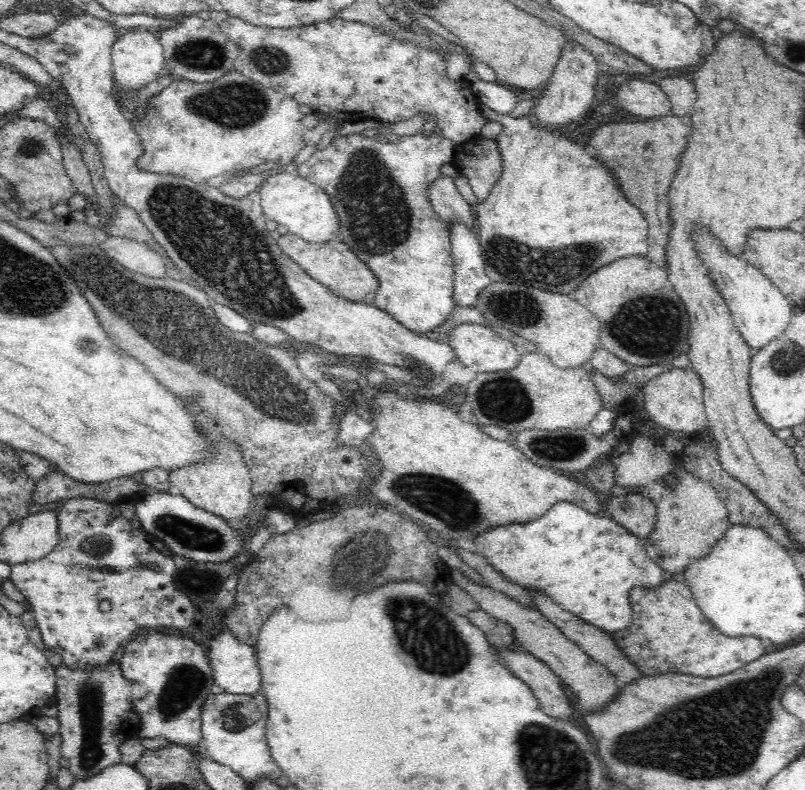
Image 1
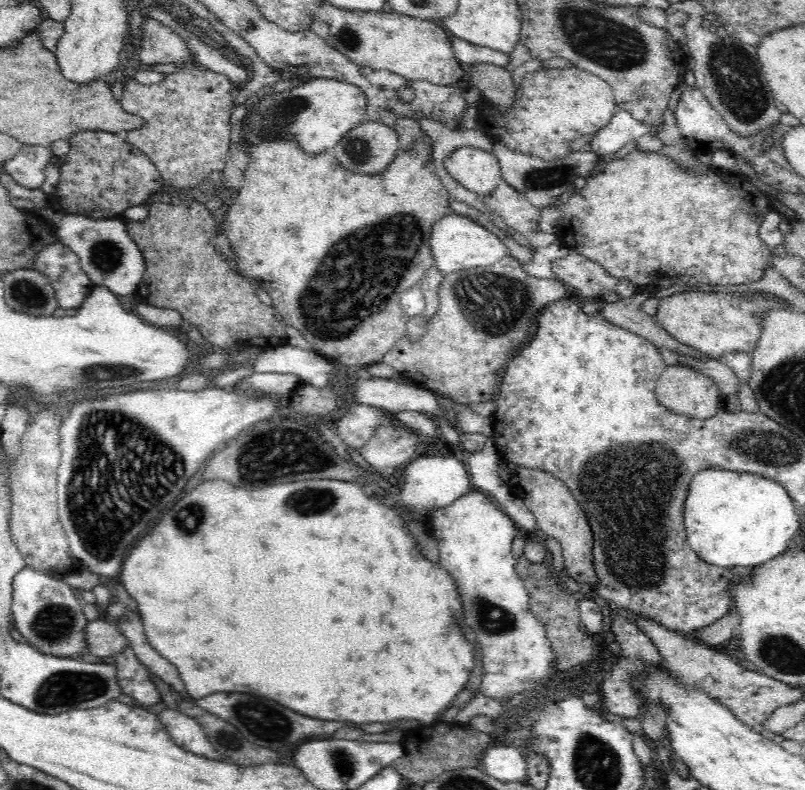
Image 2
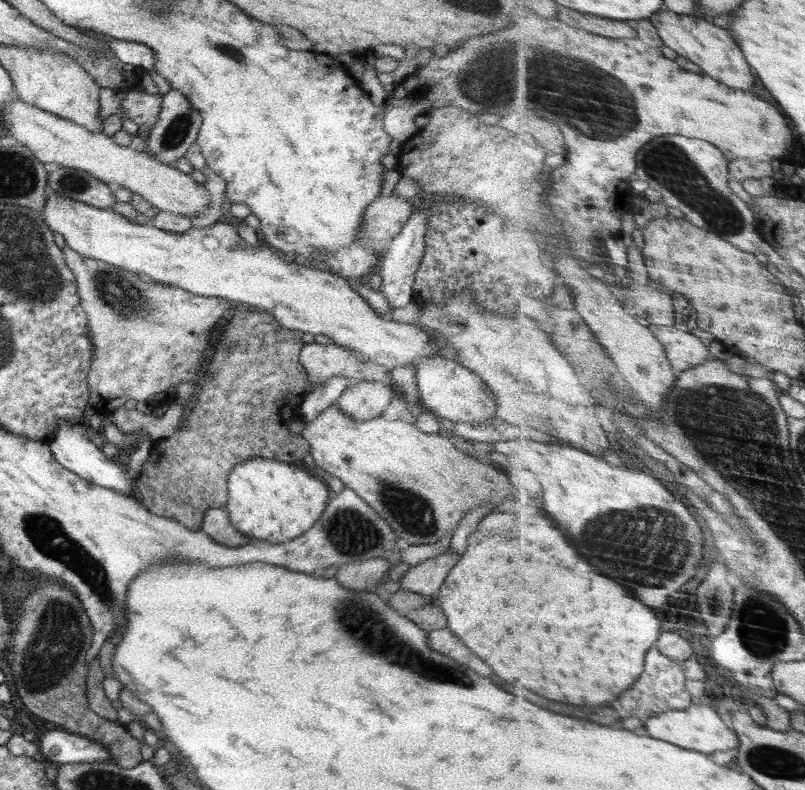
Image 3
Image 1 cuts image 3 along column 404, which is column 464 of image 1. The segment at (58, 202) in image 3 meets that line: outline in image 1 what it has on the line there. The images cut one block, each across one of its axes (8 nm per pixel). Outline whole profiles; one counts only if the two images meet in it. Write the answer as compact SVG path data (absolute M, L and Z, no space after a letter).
M460 324L452 329L448 344L461 364L478 373L503 372L514 369L520 363L522 355L510 340L506 340L494 332L488 324Z

